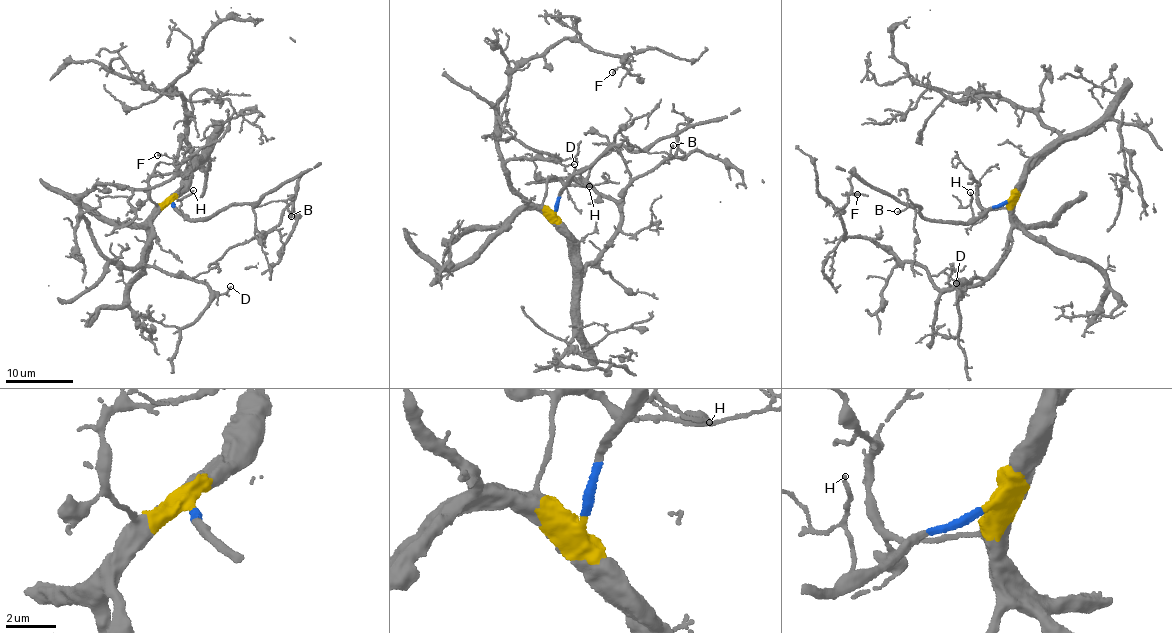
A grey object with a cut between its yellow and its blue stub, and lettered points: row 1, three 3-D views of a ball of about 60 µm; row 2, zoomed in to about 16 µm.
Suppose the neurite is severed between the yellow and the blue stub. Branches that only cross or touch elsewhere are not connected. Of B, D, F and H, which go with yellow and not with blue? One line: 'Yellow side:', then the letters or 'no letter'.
Yellow side: D, F

